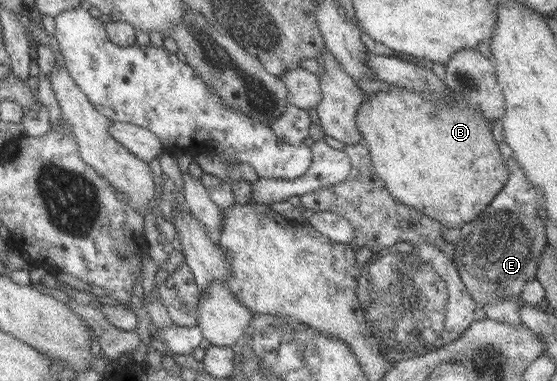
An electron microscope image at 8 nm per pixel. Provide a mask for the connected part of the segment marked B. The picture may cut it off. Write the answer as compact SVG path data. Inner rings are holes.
M398 86L394 90L388 90L388 92L367 95L364 102L360 104L360 108L358 108L358 114L356 114L358 130L368 146L376 174L385 182L386 190L390 191L391 196L396 198L396 201L402 202L402 204L410 206L410 208L414 208L414 210L418 210L422 214L426 214L432 220L441 222L446 230L462 227L466 223L473 222L492 203L492 200L496 198L496 194L504 188L504 183L509 177L509 168L505 158L498 150L499 145L491 133L492 122L484 118L482 114L474 112L474 108L468 104L468 98L464 98L464 94L462 96L460 94L452 94L450 90L449 94L452 102L440 102L434 96L422 96L422 94L414 92L414 90Z

